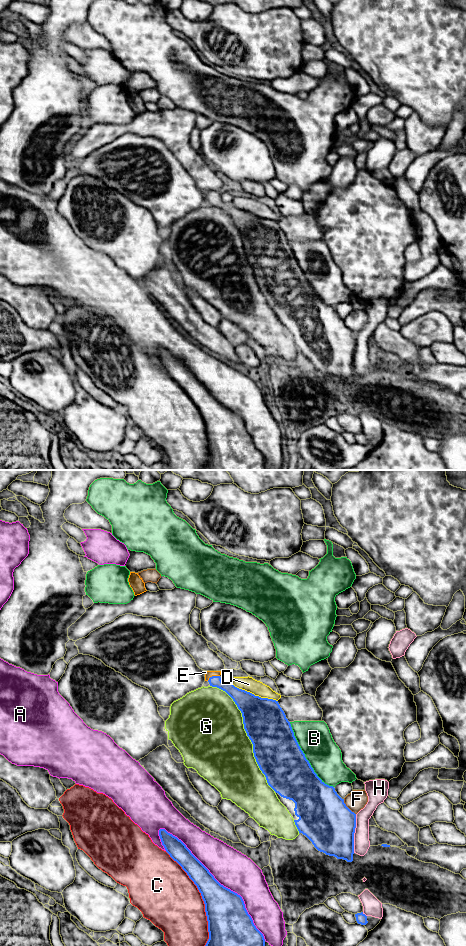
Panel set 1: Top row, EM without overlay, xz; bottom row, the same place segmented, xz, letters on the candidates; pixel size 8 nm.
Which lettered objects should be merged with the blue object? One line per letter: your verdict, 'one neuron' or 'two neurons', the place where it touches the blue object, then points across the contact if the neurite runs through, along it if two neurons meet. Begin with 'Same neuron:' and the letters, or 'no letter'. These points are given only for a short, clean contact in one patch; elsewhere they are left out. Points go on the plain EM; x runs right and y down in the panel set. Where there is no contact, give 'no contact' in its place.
Same neuron: E
A: two neurons; contact xz (220, 404)
B: two neurons; contact xz (305, 277)
C: two neurons; contact xz (203, 420)
D: two neurons; contact xz (253, 214)
E: one neuron; contact xz (213, 196); way xz (236, 214), (222, 206), (213, 196), (208, 194)
F: two neurons; contact xz (347, 327)
G: two neurons; contact xz (247, 254)
H: two neurons; contact xz (354, 352)

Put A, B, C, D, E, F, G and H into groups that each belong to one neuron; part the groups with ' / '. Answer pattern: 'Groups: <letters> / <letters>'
Groups: A / B / C / D / E / F / G / H

